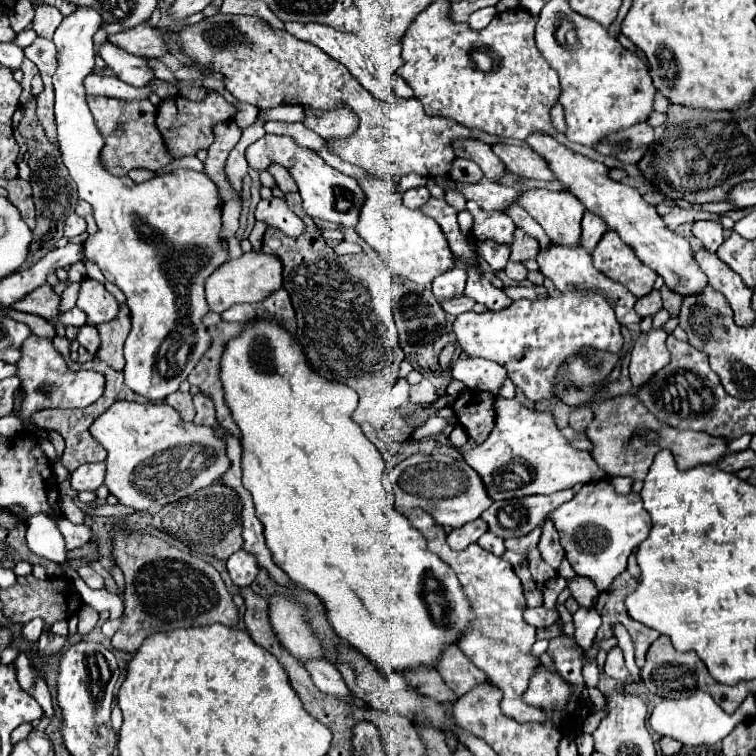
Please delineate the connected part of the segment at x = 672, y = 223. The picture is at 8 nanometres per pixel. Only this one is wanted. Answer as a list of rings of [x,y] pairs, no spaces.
[[[659,204],[657,206],[659,216],[663,218],[663,222],[667,224],[667,228],[677,228],[683,222],[696,222],[698,220],[719,220],[719,215],[703,210],[681,210],[677,206],[667,206],[667,204]]]

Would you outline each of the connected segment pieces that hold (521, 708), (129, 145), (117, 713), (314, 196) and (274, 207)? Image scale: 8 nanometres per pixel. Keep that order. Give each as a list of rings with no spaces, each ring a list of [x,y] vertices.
[[[413,508],[407,518],[427,538],[429,550],[441,556],[453,568],[469,600],[469,608],[475,614],[475,620],[471,622],[469,630],[459,638],[457,646],[473,664],[477,664],[489,676],[489,682],[503,692],[501,700],[503,714],[519,722],[541,722],[545,718],[543,712],[539,708],[525,704],[521,698],[523,692],[527,690],[529,678],[539,660],[531,658],[529,654],[535,642],[535,628],[523,620],[523,610],[527,608],[527,604],[523,598],[523,586],[515,576],[513,568],[509,566],[509,562],[483,550],[479,544],[473,544],[471,548],[465,550],[449,548],[445,540],[447,532],[443,530],[443,526],[433,522],[433,516],[427,514],[425,510]]]
[[[87,96],[87,104],[93,112],[95,126],[105,140],[99,160],[107,172],[111,172],[113,176],[125,176],[133,168],[159,170],[169,164],[169,158],[165,158],[165,146],[161,146],[161,136],[157,134],[157,126],[155,126],[155,106],[149,100],[129,100],[127,102],[127,100],[119,100],[119,98],[107,98],[107,96]]]
[[[115,695],[114,701],[113,701],[113,709],[111,712],[110,724],[111,724],[112,729],[114,730],[114,732],[117,735],[117,740],[118,740],[120,728],[122,726],[122,722],[123,722],[122,713],[118,706],[117,698]]]
[[[265,134],[263,138],[259,138],[255,144],[251,144],[247,148],[245,156],[247,156],[249,166],[257,168],[257,170],[267,170],[267,166],[273,164],[273,162],[285,166],[291,172],[293,180],[297,182],[299,194],[303,198],[303,210],[311,218],[329,220],[329,222],[335,222],[335,224],[339,224],[343,228],[353,228],[357,224],[361,208],[365,204],[365,192],[363,192],[361,184],[355,178],[345,176],[339,170],[335,170],[329,164],[325,164],[313,150],[297,146],[287,136]]]
[[[261,198],[255,208],[255,218],[279,228],[289,238],[299,238],[305,232],[305,222],[297,214],[293,214],[283,198]]]

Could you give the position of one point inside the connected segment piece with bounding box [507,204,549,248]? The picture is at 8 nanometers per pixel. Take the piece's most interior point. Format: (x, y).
(522, 220)

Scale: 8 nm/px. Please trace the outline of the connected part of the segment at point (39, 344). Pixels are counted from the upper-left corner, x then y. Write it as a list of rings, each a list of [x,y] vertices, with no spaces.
[[[31,334],[21,348],[21,362],[17,364],[17,376],[21,378],[21,388],[25,390],[25,400],[21,404],[21,414],[31,416],[39,408],[85,408],[93,404],[105,390],[105,378],[101,372],[71,372],[65,360],[53,348],[51,338],[39,338]]]

